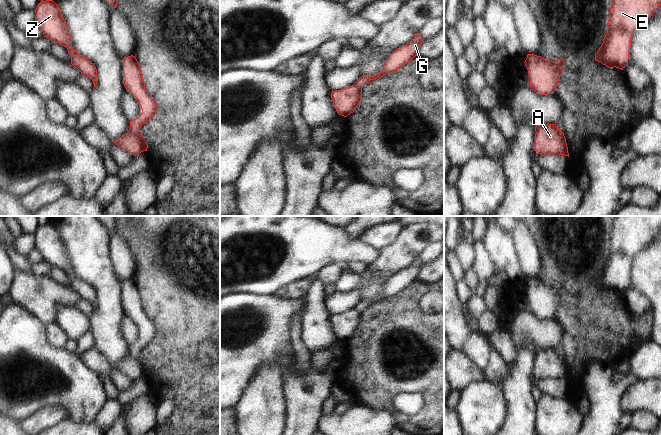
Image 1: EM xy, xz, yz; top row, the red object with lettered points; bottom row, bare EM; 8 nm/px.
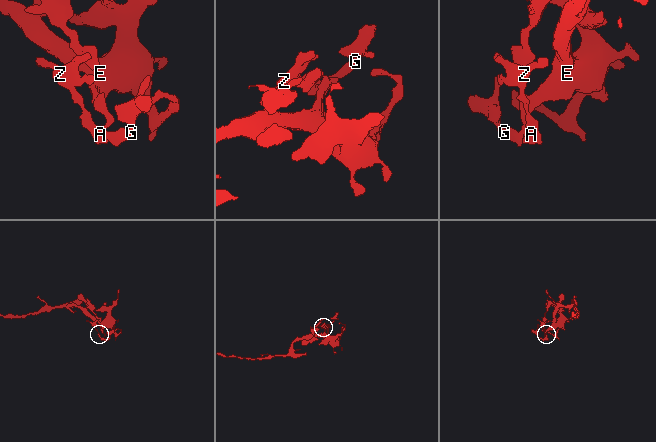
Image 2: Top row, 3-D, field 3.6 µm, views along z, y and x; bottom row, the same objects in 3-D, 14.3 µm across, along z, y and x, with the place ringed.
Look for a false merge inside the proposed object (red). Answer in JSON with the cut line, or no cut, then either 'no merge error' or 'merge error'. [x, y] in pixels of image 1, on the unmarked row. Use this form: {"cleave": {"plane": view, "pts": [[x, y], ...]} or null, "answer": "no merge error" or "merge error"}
{"cleave": {"plane": "xy", "pts": [[129, 353], [142, 365], [146, 373]]}, "answer": "merge error"}

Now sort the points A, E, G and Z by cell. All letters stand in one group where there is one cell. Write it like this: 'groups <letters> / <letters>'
groups A Z / E G

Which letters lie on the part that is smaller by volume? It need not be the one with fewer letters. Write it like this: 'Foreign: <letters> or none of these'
Foreign: A, Z

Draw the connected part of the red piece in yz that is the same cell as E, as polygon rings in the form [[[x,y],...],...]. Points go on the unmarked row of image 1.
[[[616,216],[611,224],[607,257],[595,278],[595,284],[609,292],[628,290],[631,261],[636,252],[650,242],[661,229],[661,216]]]

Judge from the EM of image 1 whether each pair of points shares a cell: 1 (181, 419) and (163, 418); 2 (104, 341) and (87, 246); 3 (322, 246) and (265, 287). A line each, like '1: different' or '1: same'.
1: different
2: same
3: same

